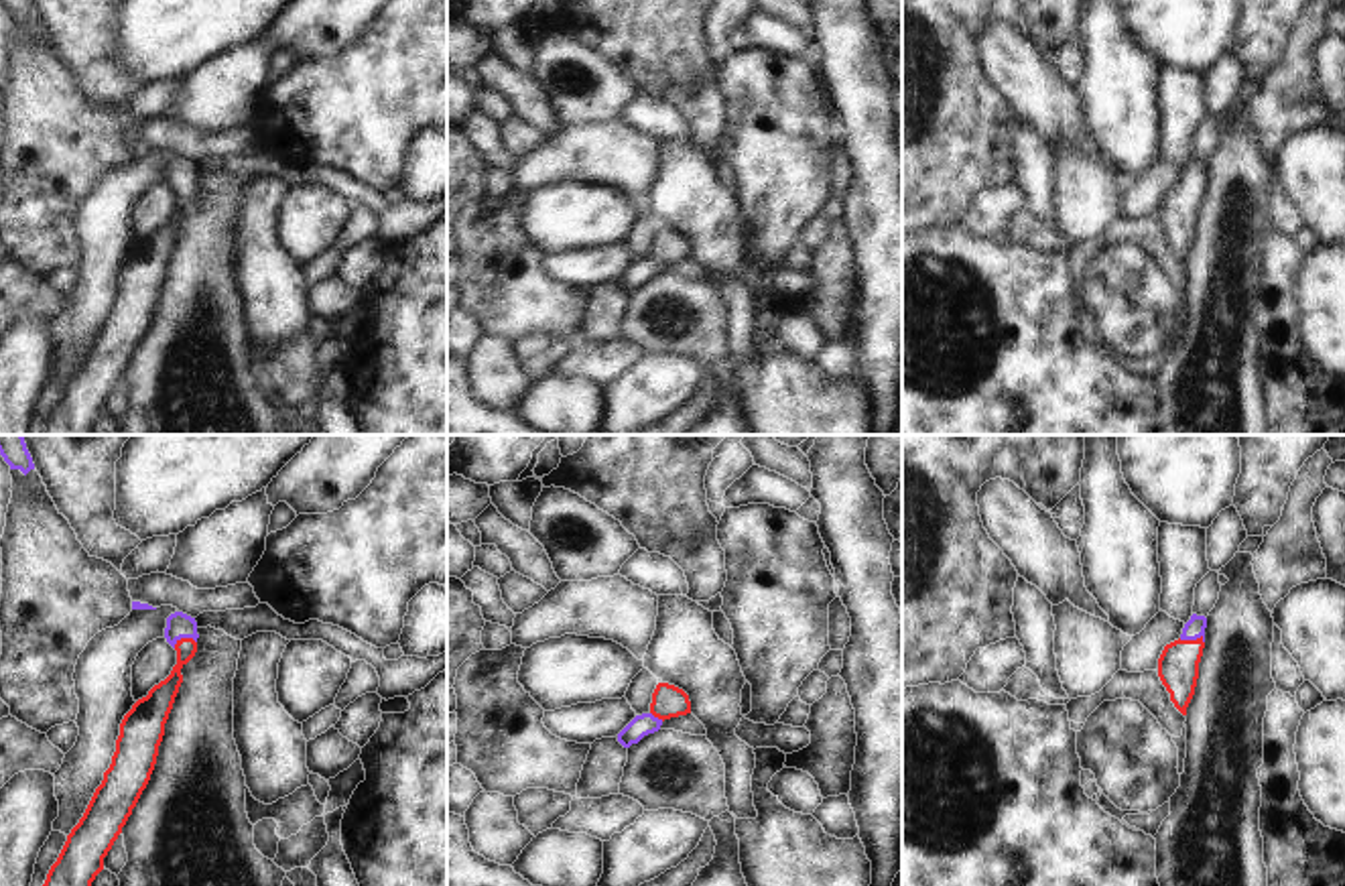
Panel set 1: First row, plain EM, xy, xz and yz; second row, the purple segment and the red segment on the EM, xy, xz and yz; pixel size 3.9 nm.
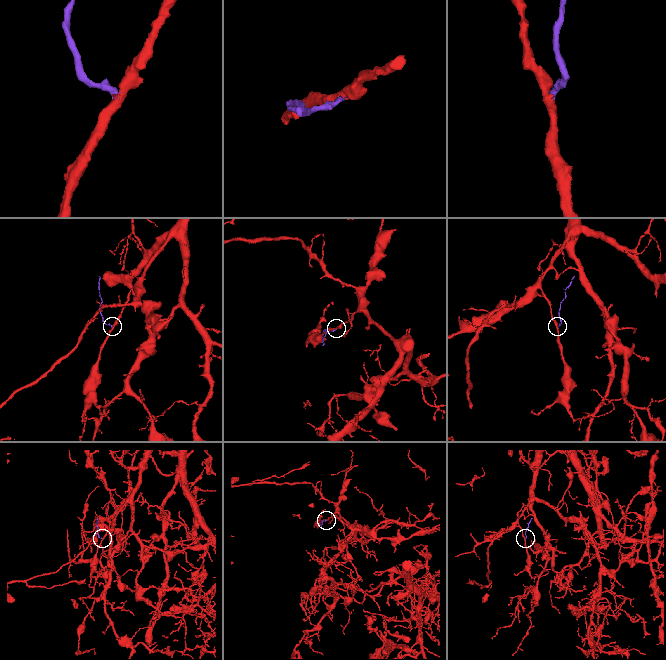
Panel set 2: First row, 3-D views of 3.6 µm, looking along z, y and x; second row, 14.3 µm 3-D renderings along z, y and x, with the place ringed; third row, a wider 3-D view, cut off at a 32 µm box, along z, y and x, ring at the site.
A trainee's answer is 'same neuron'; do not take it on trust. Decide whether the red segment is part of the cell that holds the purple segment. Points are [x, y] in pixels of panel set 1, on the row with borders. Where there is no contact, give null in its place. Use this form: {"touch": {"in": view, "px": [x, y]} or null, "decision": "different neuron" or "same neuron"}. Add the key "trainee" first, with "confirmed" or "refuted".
{"trainee": "confirmed", "touch": {"in": "yz", "px": [1191, 639]}, "decision": "same neuron"}

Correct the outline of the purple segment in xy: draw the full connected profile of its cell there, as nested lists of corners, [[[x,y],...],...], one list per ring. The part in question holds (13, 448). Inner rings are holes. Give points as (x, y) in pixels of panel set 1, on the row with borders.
[[[0,435],[0,455],[10,469],[20,469],[24,476],[35,469],[22,435]]]

